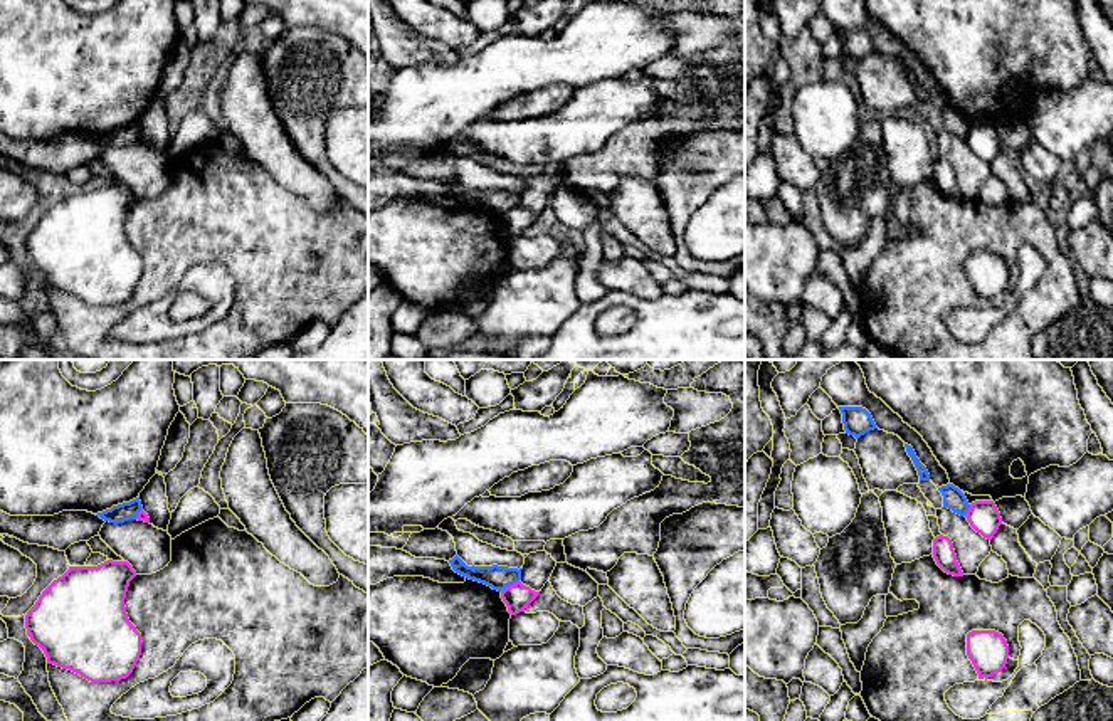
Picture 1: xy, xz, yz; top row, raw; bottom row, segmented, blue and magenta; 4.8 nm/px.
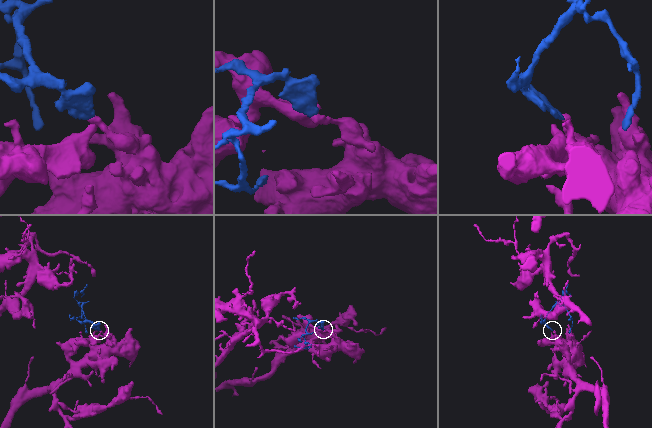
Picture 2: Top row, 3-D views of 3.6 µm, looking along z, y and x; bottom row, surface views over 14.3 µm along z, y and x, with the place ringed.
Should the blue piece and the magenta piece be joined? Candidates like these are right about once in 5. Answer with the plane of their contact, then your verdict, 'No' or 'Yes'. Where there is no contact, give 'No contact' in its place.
Touches blue in xz. No

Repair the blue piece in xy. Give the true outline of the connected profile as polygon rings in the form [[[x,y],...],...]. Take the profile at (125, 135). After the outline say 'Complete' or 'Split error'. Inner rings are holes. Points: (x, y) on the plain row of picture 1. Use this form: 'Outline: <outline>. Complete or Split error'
Outline: [[[136,121],[129,126],[123,126],[113,129],[111,133],[98,136],[96,139],[109,146],[124,146],[128,143],[135,143],[141,133],[143,133],[141,124],[140,121]]]. Complete

